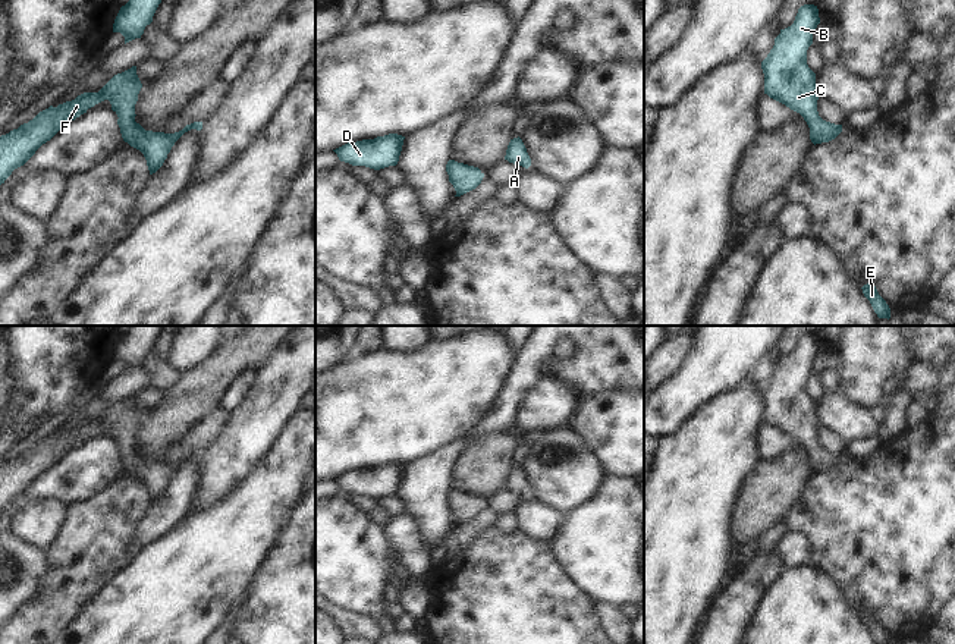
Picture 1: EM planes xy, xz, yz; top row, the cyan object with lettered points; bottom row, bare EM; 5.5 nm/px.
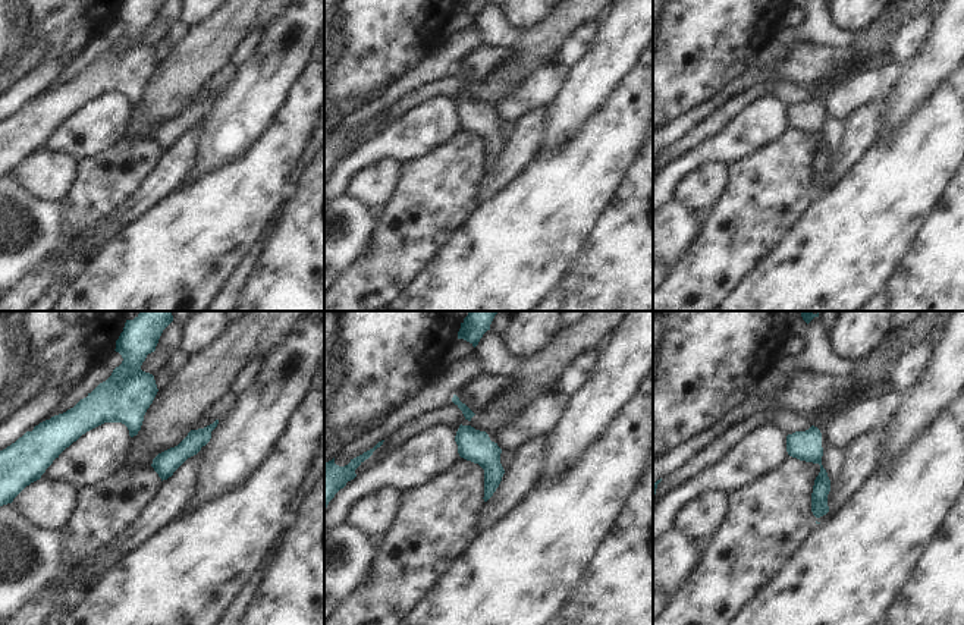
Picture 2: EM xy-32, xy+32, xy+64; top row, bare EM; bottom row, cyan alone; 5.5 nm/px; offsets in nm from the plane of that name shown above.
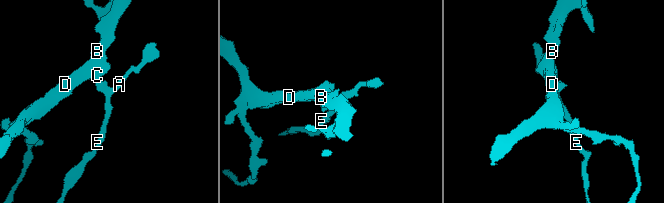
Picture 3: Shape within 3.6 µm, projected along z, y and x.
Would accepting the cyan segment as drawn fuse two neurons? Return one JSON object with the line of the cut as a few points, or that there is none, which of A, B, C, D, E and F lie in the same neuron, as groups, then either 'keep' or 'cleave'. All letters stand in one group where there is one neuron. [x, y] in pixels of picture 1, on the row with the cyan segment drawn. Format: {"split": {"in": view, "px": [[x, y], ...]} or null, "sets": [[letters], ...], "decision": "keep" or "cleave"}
{"split": null, "sets": [["A", "B", "C", "D", "E", "F"]], "decision": "keep"}

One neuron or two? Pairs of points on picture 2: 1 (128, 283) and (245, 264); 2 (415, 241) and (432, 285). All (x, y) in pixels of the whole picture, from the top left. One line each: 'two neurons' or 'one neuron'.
1: two neurons
2: two neurons

